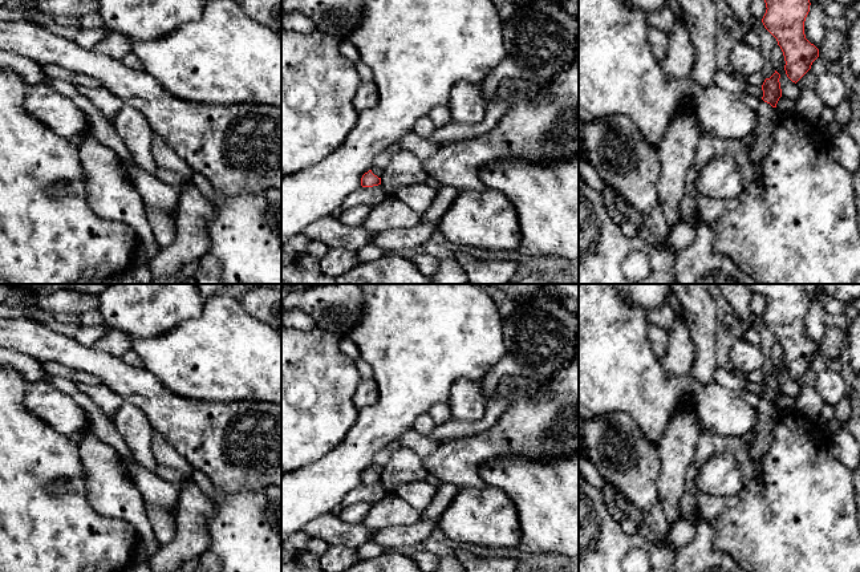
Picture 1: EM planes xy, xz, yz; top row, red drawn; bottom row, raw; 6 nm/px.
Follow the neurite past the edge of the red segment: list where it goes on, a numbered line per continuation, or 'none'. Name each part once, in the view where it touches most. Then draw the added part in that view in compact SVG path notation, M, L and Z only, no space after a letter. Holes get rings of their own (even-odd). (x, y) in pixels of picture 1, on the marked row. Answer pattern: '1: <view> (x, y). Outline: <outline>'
1: yz (767, 118). Outline: M760 100L756 109L756 126L754 130L754 143L750 149L750 159L759 167L762 159L768 154L774 142L774 130L779 122L776 107Z

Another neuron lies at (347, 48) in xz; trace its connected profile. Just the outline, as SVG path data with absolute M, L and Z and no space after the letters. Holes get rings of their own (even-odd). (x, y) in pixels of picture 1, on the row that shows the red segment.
M342 38L340 44L340 52L353 62L360 61L360 53L349 38Z

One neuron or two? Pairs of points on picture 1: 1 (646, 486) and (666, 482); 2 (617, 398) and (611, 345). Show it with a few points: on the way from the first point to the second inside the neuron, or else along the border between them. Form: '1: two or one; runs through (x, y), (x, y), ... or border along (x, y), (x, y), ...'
1: two; border along (658, 451), (660, 500)
2: one; runs through (617, 385), (617, 373), (611, 366), (611, 358)

